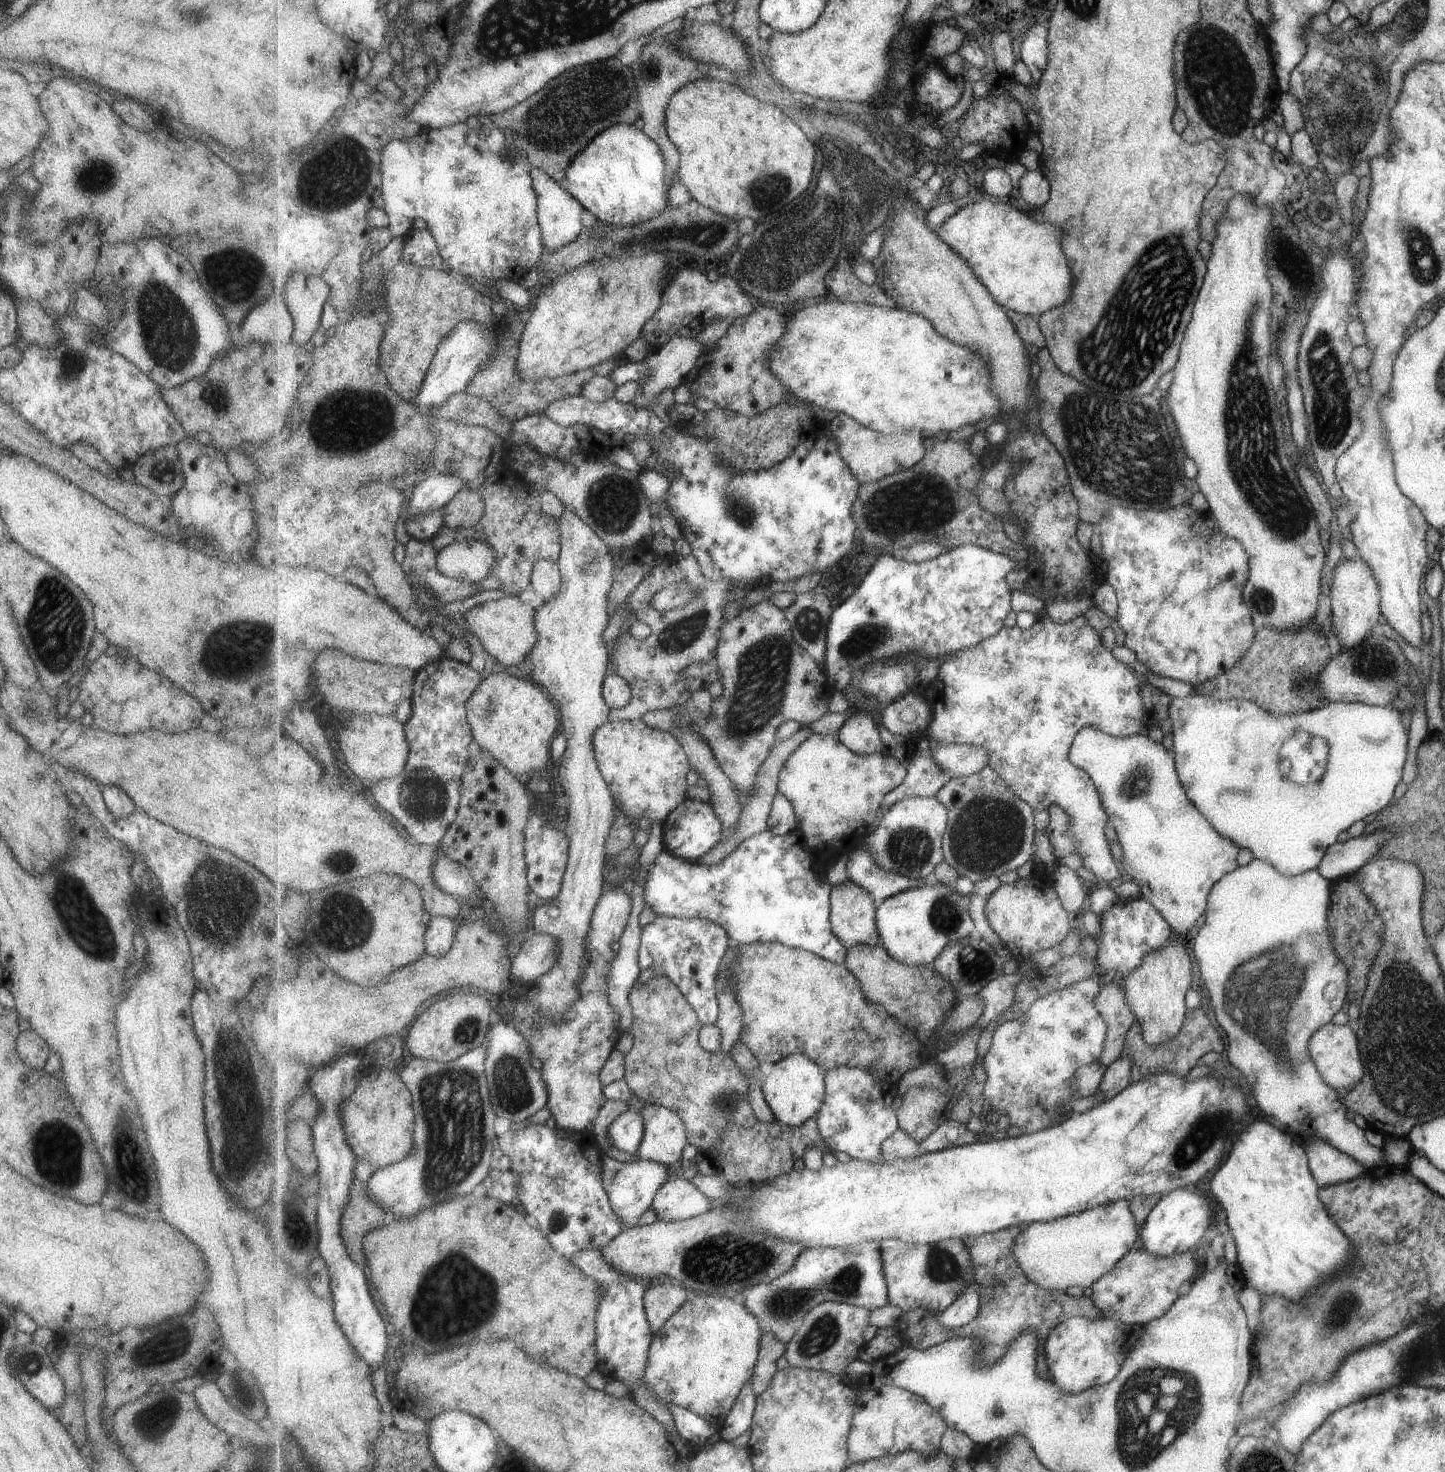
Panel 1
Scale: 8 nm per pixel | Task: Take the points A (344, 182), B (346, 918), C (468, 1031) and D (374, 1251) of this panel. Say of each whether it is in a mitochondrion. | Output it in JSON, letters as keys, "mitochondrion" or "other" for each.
{"A":"mitochondrion","B":"mitochondrion","C":"mitochondrion","D":"other"}

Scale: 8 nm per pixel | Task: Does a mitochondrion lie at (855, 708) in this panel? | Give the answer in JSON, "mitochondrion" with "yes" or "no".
{"mitochondrion":"no"}

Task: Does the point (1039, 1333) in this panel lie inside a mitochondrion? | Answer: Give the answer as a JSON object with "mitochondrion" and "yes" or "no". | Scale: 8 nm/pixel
{"mitochondrion":"no"}

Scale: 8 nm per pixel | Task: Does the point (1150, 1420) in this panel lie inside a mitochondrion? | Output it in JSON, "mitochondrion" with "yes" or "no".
{"mitochondrion":"yes"}

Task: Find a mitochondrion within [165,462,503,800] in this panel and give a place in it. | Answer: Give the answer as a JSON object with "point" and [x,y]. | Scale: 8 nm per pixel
{"point":[221,652]}

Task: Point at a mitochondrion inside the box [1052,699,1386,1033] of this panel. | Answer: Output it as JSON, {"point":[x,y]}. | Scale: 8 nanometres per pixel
{"point":[1135,785]}

